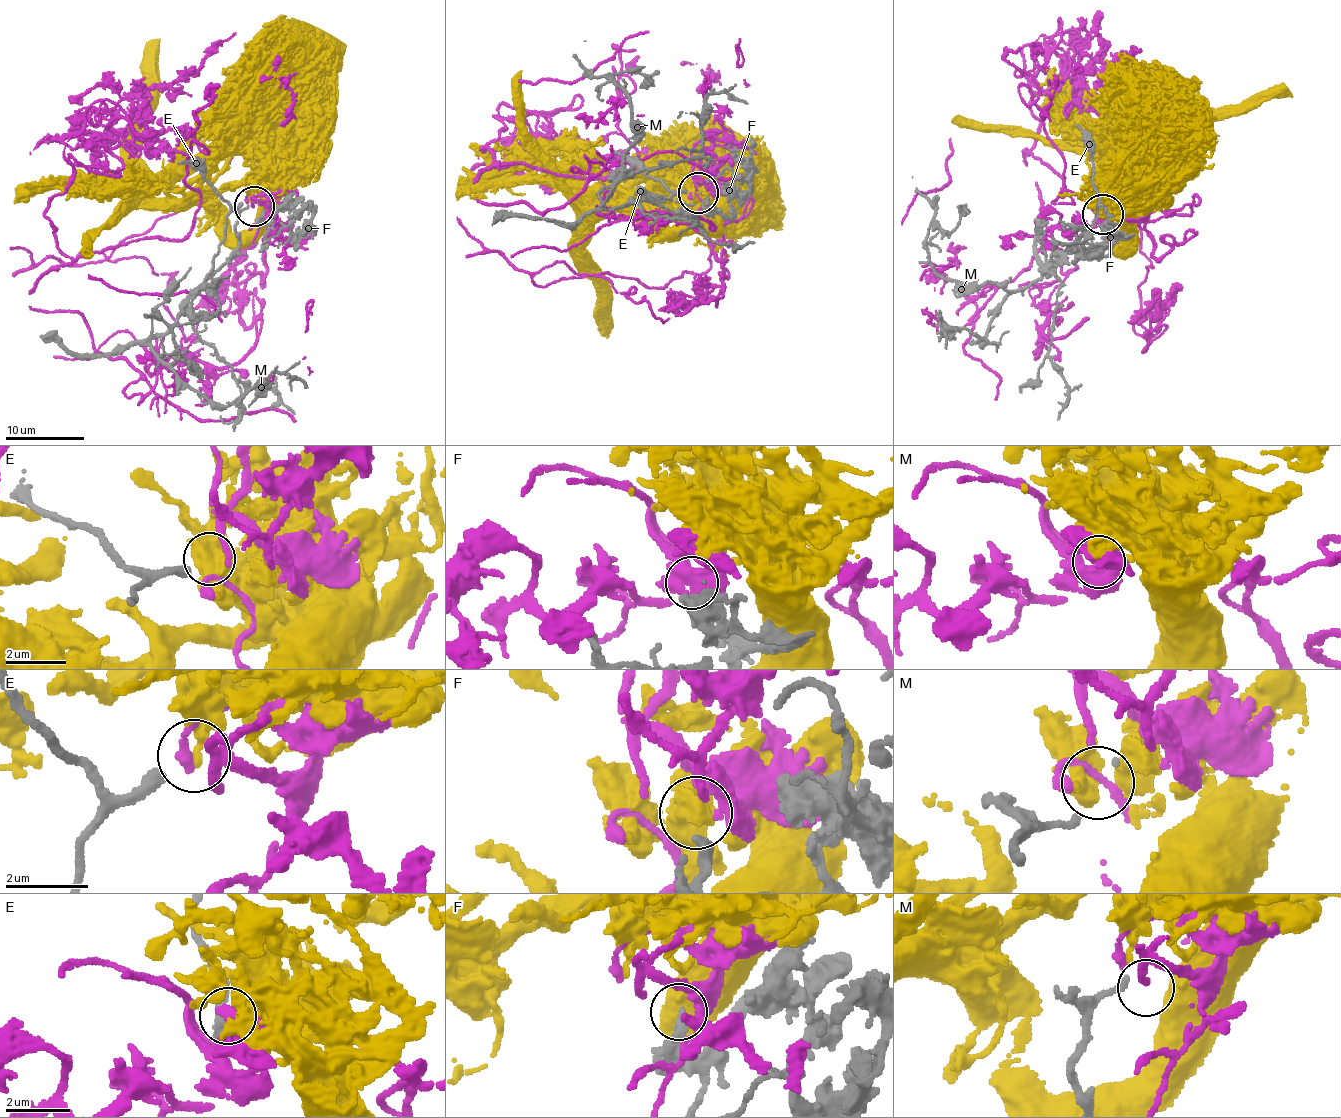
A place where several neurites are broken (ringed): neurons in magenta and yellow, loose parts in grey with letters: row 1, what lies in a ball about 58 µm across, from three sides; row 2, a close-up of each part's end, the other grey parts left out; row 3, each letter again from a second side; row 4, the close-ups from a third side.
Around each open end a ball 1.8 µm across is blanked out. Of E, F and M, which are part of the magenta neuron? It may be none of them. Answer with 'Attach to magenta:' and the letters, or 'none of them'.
Attach to magenta: F

